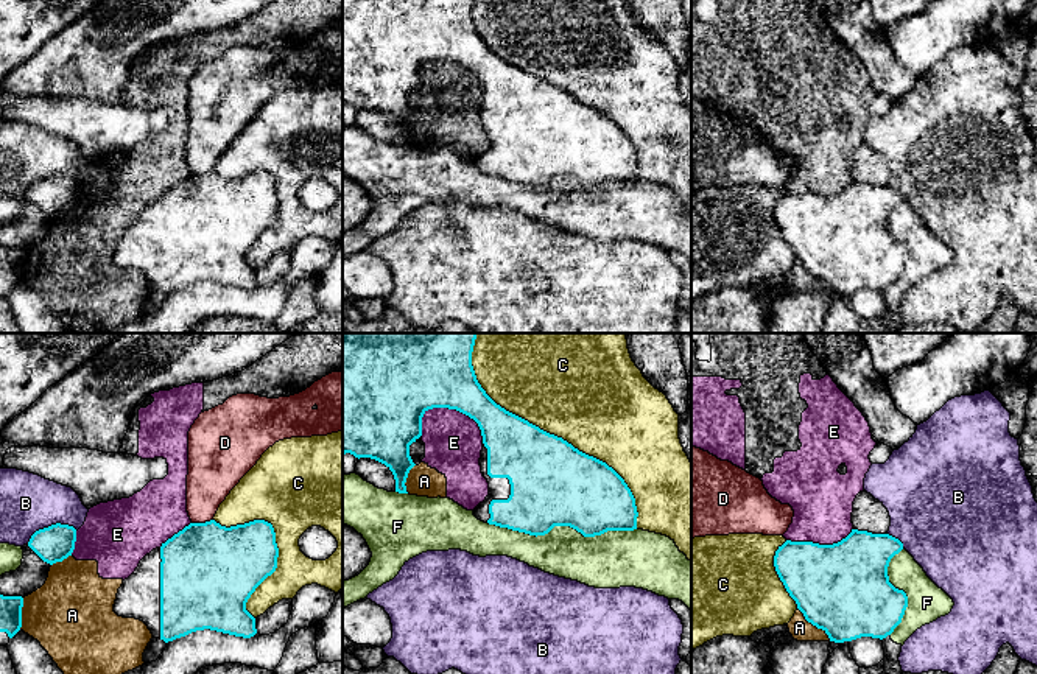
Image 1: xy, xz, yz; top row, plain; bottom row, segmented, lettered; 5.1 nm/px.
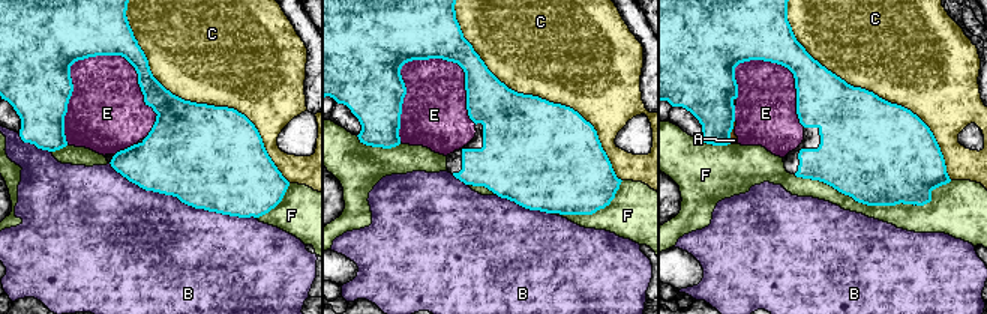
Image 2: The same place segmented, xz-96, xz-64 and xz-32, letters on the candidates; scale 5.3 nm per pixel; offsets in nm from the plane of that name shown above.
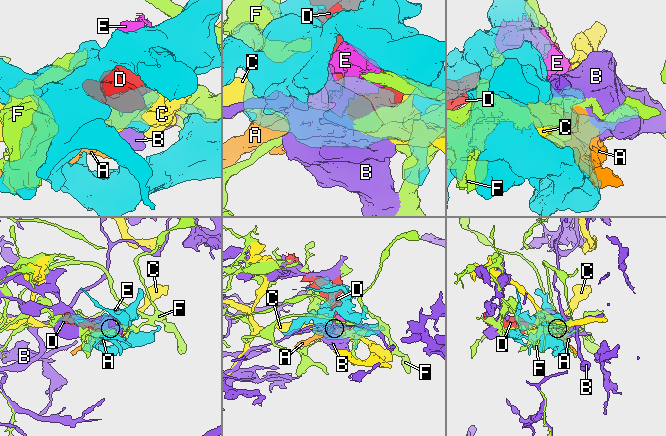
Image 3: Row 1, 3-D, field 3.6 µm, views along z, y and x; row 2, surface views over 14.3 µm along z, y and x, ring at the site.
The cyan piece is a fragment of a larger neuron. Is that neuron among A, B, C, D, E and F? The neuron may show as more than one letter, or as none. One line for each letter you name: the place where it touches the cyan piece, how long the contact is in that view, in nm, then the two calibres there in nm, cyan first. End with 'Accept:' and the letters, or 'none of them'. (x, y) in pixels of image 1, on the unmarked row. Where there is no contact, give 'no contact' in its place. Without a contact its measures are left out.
Accept: none of them

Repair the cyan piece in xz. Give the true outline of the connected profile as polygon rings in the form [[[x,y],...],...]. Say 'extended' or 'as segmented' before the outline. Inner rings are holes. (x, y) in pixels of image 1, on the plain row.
extended | [[[343,0],[343,106],[385,115],[394,126],[395,143],[408,145],[405,134],[416,117],[410,97],[422,87],[424,65],[433,59],[456,61],[473,70],[483,87],[480,117],[489,134],[489,146],[473,160],[478,171],[536,188],[548,185],[554,177],[570,177],[584,188],[637,181],[635,149],[624,131],[606,114],[497,56],[476,31],[472,3],[473,0]]]

